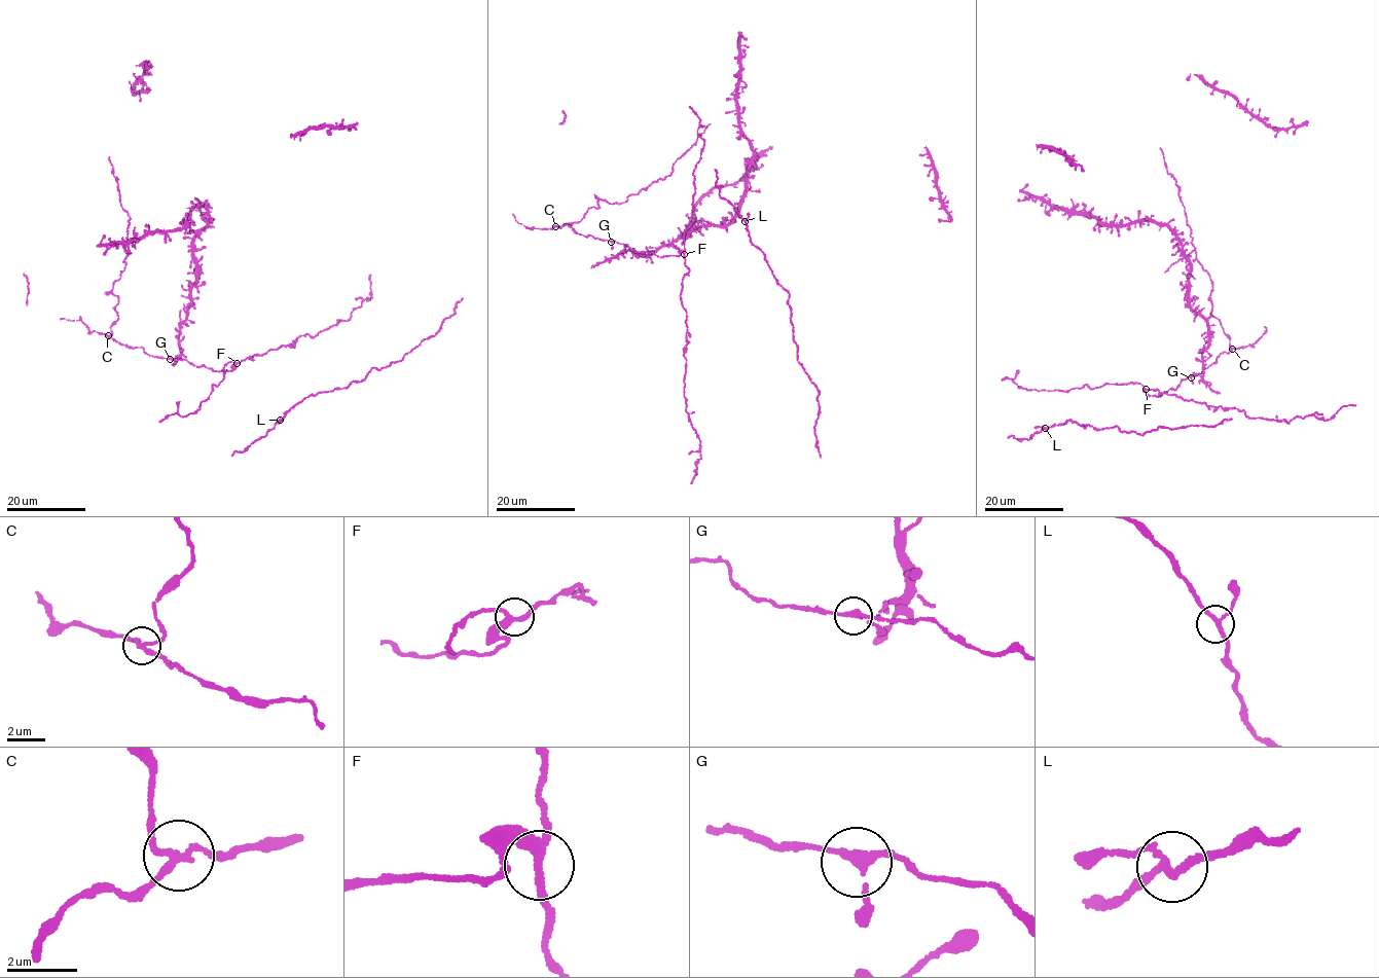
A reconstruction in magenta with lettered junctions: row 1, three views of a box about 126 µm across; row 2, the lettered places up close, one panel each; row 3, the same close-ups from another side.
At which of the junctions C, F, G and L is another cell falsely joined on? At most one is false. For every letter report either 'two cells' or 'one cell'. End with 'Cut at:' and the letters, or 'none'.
C: two cells
F: one cell
G: one cell
L: one cell
Cut at: C

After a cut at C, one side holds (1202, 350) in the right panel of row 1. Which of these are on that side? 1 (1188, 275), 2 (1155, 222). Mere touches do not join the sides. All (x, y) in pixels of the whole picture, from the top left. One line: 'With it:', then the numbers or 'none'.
With it: 1, 2

